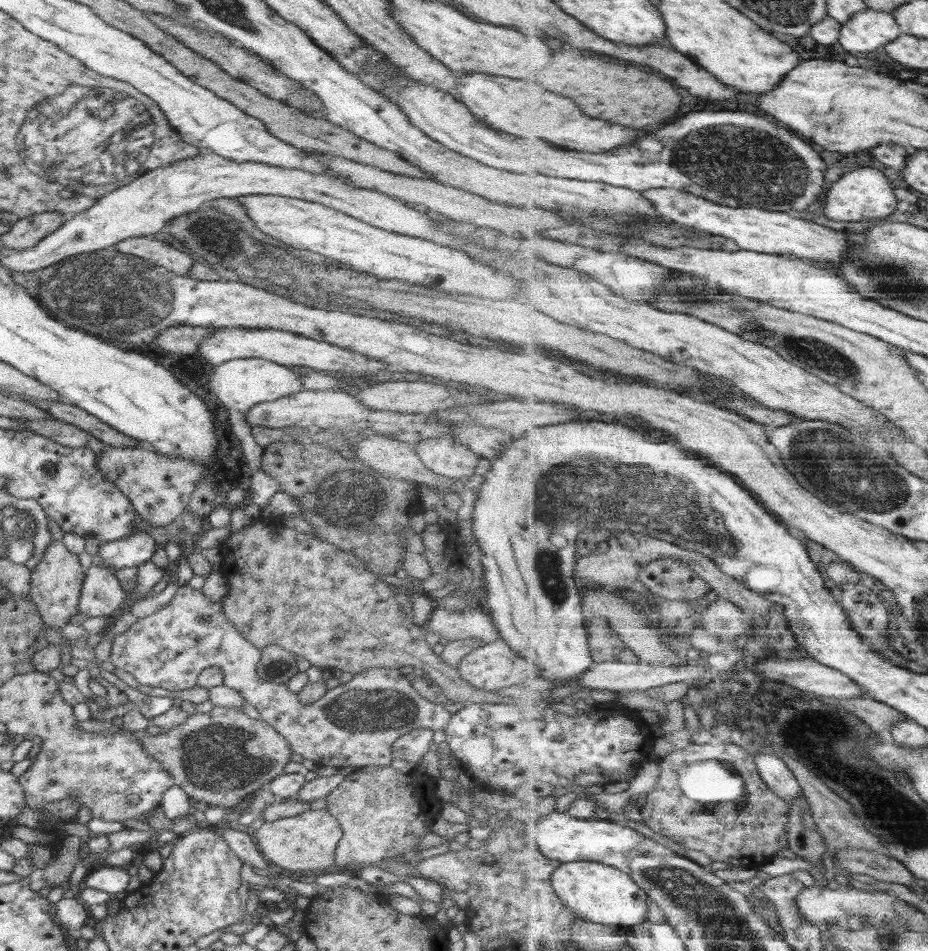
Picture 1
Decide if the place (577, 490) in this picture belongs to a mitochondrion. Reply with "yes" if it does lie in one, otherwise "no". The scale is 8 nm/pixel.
yes

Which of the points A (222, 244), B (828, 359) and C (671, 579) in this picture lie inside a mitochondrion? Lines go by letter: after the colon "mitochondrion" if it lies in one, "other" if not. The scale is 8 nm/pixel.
A: mitochondrion
B: mitochondrion
C: mitochondrion

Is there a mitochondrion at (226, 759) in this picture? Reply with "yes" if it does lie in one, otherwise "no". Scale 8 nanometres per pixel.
yes

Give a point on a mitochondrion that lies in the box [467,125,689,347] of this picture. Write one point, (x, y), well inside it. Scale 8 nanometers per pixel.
(644, 226)

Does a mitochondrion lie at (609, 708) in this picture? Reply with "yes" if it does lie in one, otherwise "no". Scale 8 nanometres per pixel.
no

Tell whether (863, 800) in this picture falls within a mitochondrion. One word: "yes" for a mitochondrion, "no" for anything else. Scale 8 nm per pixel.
yes

